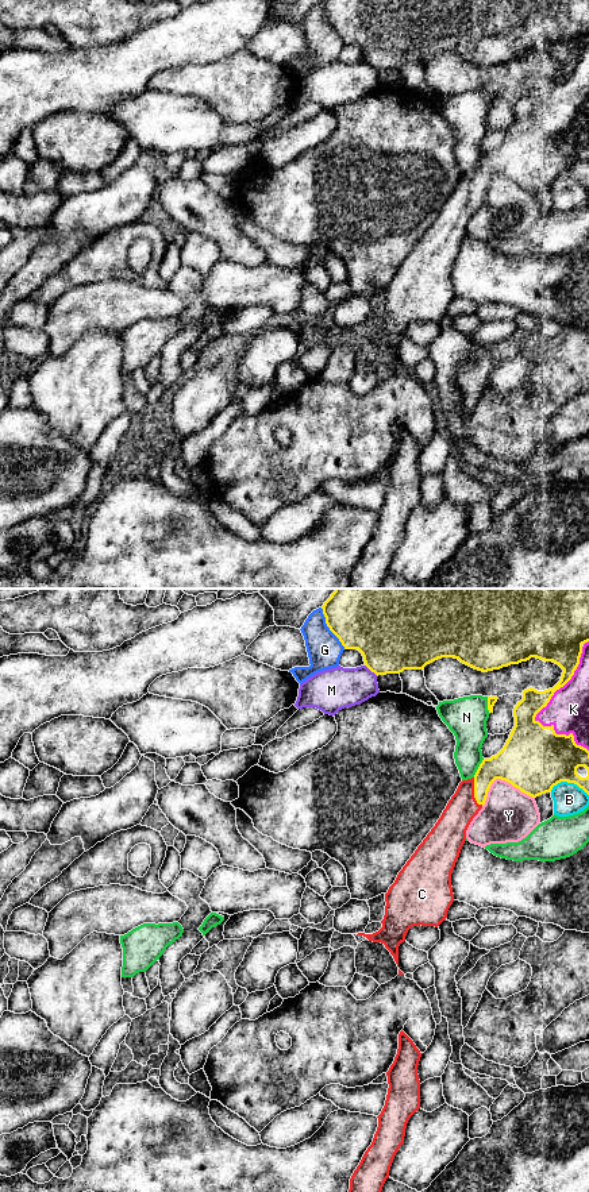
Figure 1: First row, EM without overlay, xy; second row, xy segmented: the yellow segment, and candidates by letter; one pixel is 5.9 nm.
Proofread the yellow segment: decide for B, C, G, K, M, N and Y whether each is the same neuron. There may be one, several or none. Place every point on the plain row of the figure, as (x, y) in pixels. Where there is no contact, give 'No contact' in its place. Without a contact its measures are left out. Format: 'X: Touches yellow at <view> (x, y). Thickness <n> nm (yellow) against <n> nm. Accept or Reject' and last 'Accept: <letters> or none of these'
B: Touches yellow at xy (569, 177). Thickness 400 nm (yellow) against 190 nm. Reject
C: Touches yellow at xy (474, 188). Thickness 180 nm (yellow) against 180 nm. Accept
G: Touches yellow at xy (328, 22). Thickness 280 nm (yellow) against 200 nm. Reject
K: Touches yellow at xy (539, 105). Thickness 340 nm (yellow) against 240 nm. Reject
M: Touches yellow at xy (372, 66). Thickness 400 nm (yellow) against 260 nm. Reject
N: Touches yellow at xy (478, 164). Thickness 260 nm (yellow) against 200 nm. Reject
Y: Touches yellow at xy (501, 174). Thickness 400 nm (yellow) against 320 nm. Reject
Accept: C

